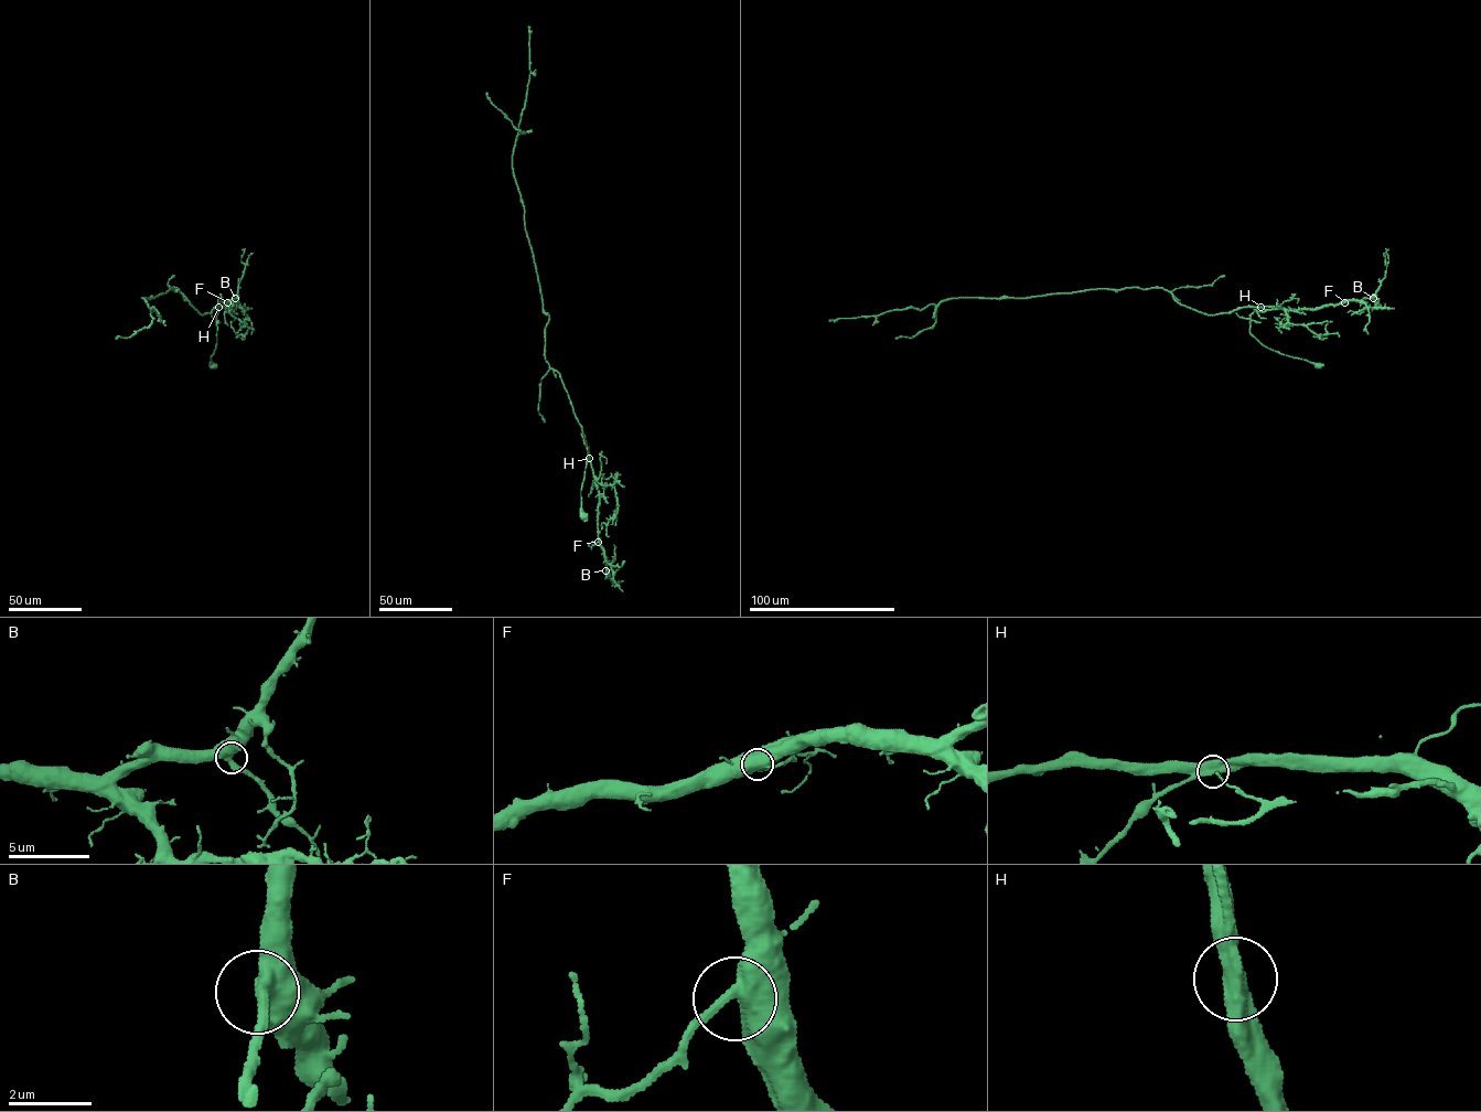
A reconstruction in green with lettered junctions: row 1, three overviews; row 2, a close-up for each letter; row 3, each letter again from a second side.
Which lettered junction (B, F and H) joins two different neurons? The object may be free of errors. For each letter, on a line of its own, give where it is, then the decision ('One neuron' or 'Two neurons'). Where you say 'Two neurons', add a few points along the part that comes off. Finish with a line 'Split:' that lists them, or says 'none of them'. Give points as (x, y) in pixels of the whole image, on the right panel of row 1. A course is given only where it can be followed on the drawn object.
B: Place: (1373, 298). One neuron
F: Place: (1344, 302). One neuron
H: Place: (1261, 307). One neuron
Split: none of them

